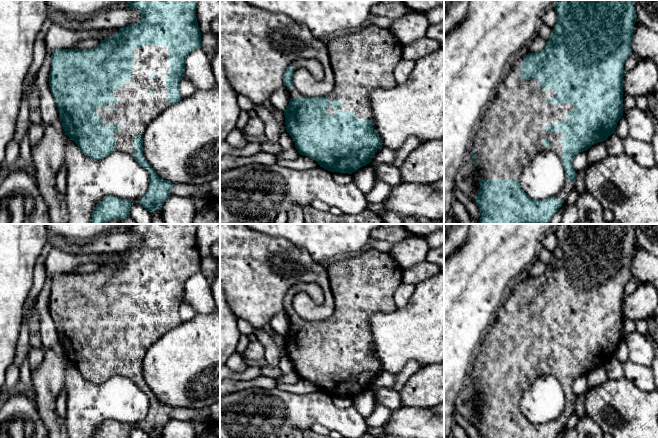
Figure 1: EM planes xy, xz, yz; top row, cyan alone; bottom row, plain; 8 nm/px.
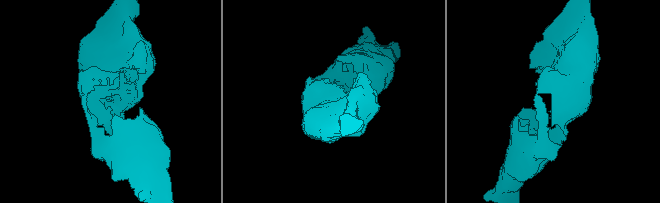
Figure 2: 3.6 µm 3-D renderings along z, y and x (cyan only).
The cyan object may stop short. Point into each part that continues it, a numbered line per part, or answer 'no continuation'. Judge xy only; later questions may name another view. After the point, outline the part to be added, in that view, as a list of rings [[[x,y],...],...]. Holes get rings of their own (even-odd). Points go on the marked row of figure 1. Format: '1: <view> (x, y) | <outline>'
1: xy (135, 109) | [[[141,46],[134,49],[134,69],[129,71],[133,78],[130,82],[124,82],[113,91],[117,97],[116,104],[107,104],[105,108],[95,108],[95,113],[108,127],[111,123],[120,126],[120,130],[113,133],[116,140],[114,151],[126,153],[131,157],[135,157],[134,153],[134,137],[143,135],[150,122],[164,110],[169,107],[168,104],[168,88],[166,86],[165,77],[170,75],[170,61],[168,59],[167,46]]]

